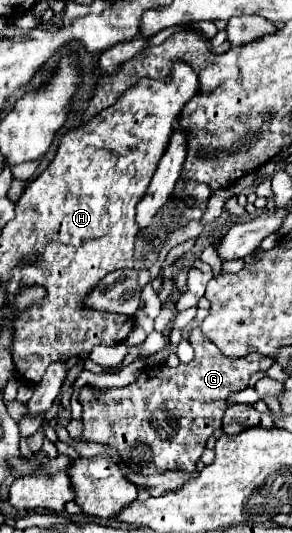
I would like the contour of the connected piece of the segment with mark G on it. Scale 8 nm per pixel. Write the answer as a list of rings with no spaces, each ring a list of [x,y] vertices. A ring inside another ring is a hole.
[[[198,327],[190,331],[190,345],[194,347],[194,359],[188,365],[174,369],[168,365],[148,367],[134,383],[122,389],[108,389],[100,397],[96,397],[90,387],[82,387],[78,395],[84,423],[82,439],[114,447],[120,459],[142,475],[164,471],[190,473],[192,463],[198,463],[204,451],[206,439],[222,427],[230,393],[246,389],[254,373],[264,373],[274,363],[270,357],[260,355],[226,361]],[[164,413],[170,417],[162,417]]]

